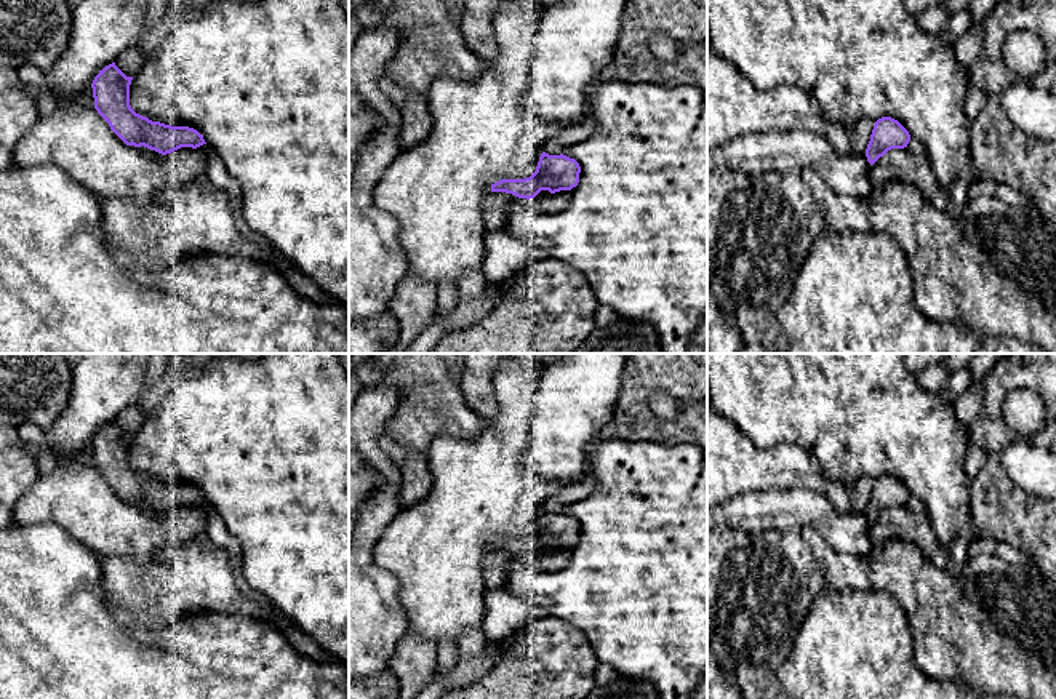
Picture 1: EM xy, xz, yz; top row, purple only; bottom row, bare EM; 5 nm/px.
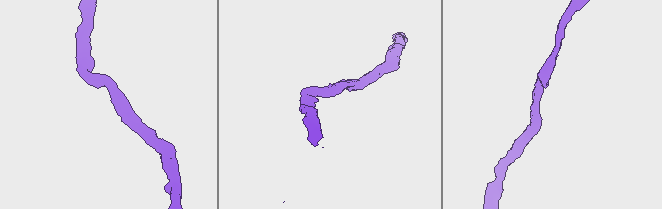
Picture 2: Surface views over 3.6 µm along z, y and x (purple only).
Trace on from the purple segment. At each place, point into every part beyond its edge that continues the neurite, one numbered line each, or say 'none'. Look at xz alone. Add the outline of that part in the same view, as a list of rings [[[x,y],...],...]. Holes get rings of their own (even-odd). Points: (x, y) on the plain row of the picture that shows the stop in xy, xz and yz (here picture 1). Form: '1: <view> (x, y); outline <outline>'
none

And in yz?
none

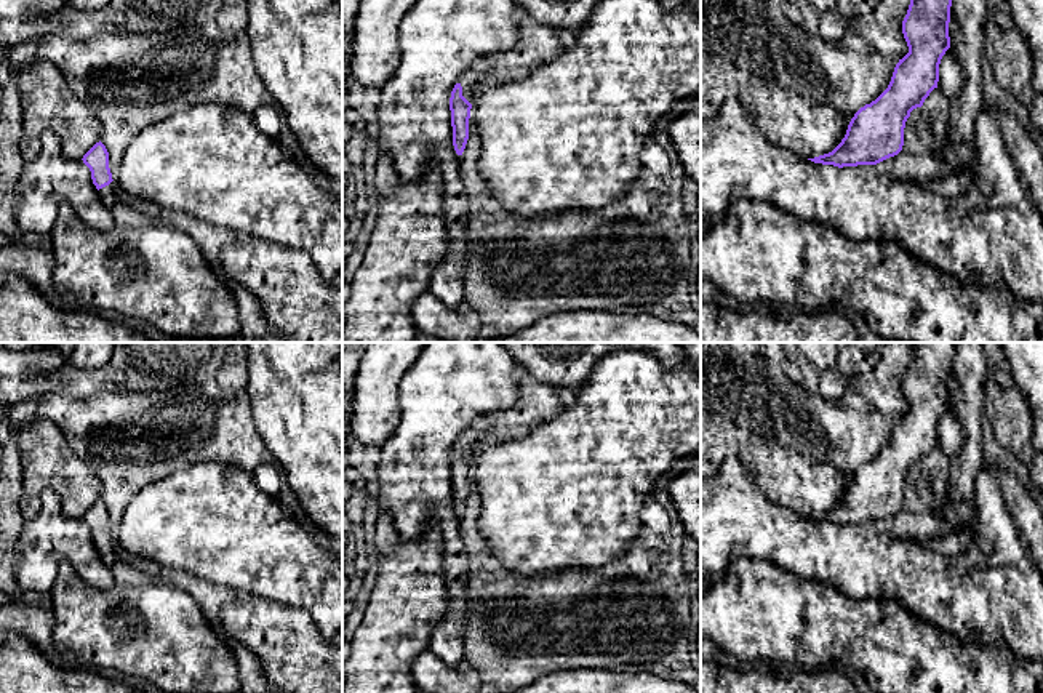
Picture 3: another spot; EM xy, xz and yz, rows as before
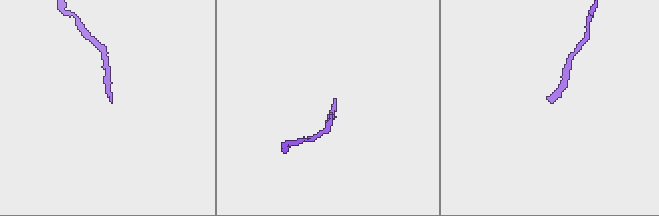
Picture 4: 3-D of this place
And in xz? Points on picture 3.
1: xz (471, 440); outline [[[469,429],[461,437],[462,455],[472,463],[478,448],[483,447],[482,440],[490,442],[490,431],[485,429]]]

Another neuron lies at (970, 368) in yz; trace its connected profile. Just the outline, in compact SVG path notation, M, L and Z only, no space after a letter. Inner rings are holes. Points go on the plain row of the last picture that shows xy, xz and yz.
M955 342L950 365L949 395L961 432L961 450L950 459L945 477L949 501L941 520L949 527L925 544L933 552L953 557L968 552L976 536L971 525L977 519L974 479L984 467L982 419L984 384L989 378L987 352L982 342Z

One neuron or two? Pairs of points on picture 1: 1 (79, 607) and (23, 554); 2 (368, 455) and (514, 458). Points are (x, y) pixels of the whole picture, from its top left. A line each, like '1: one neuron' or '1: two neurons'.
1: one neuron
2: two neurons

